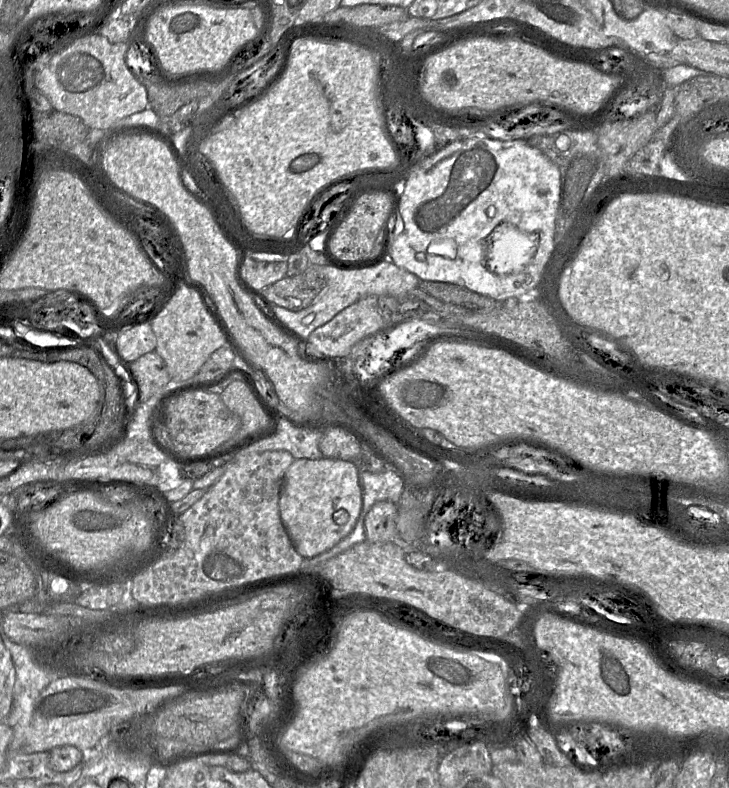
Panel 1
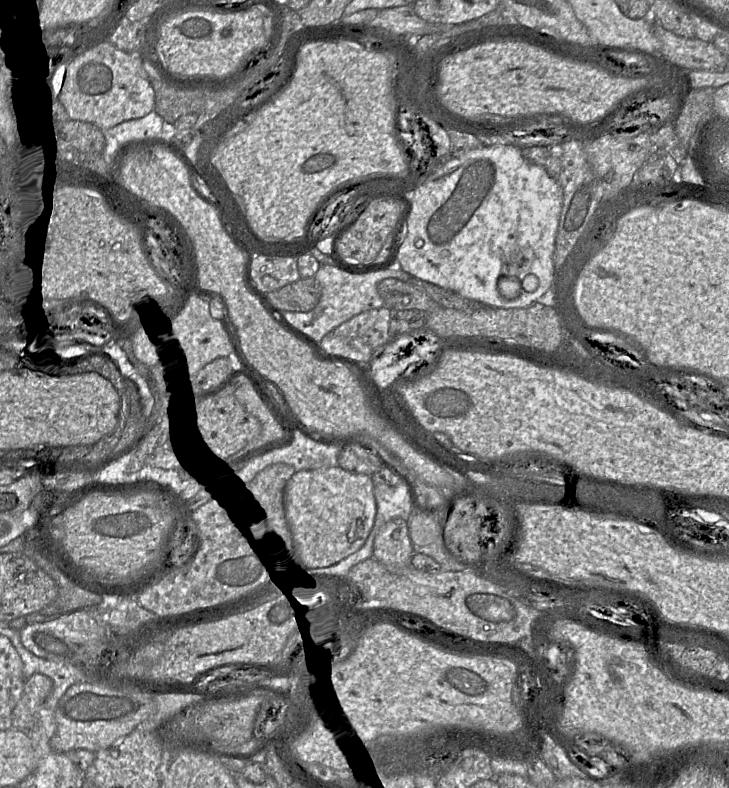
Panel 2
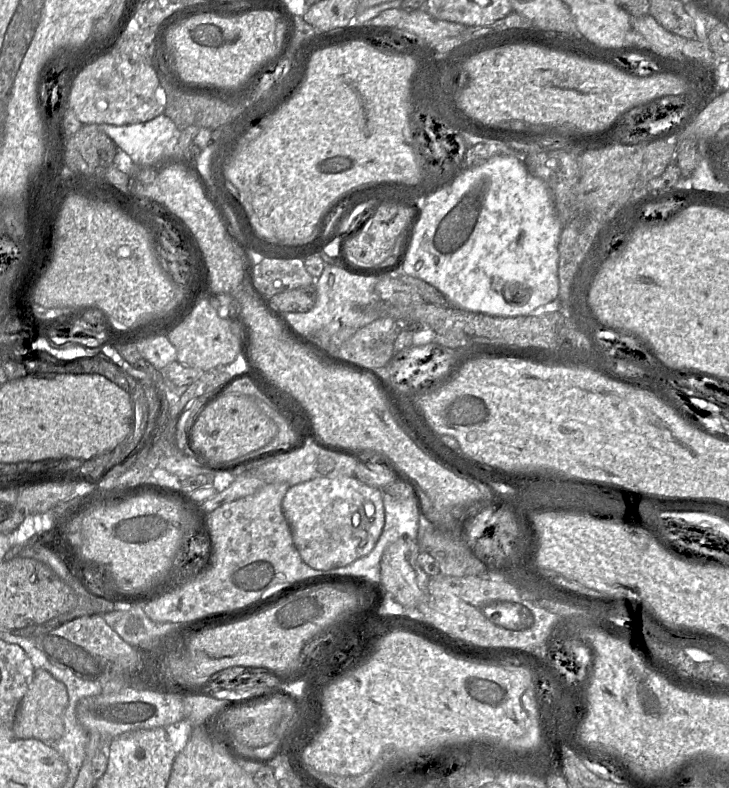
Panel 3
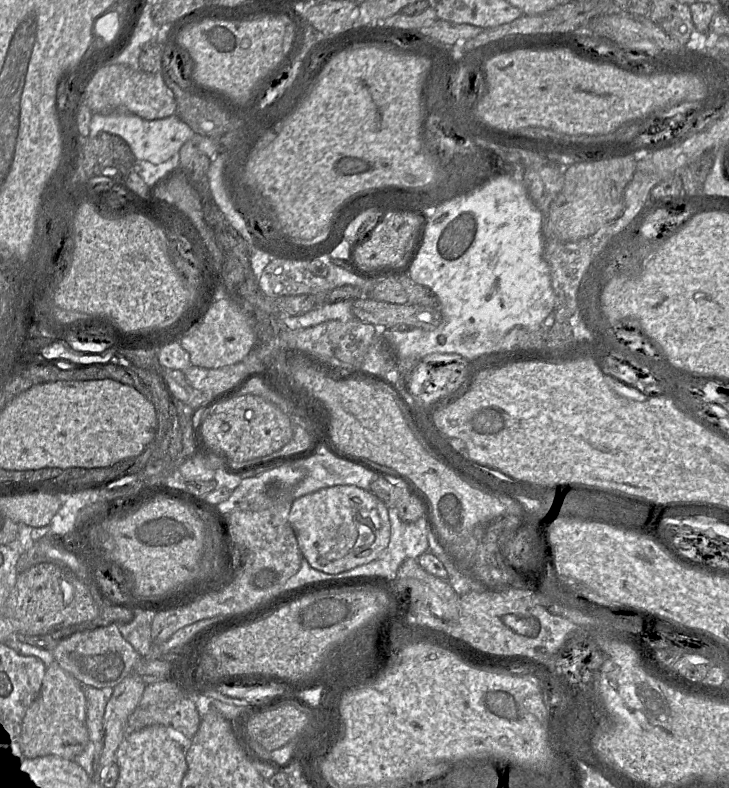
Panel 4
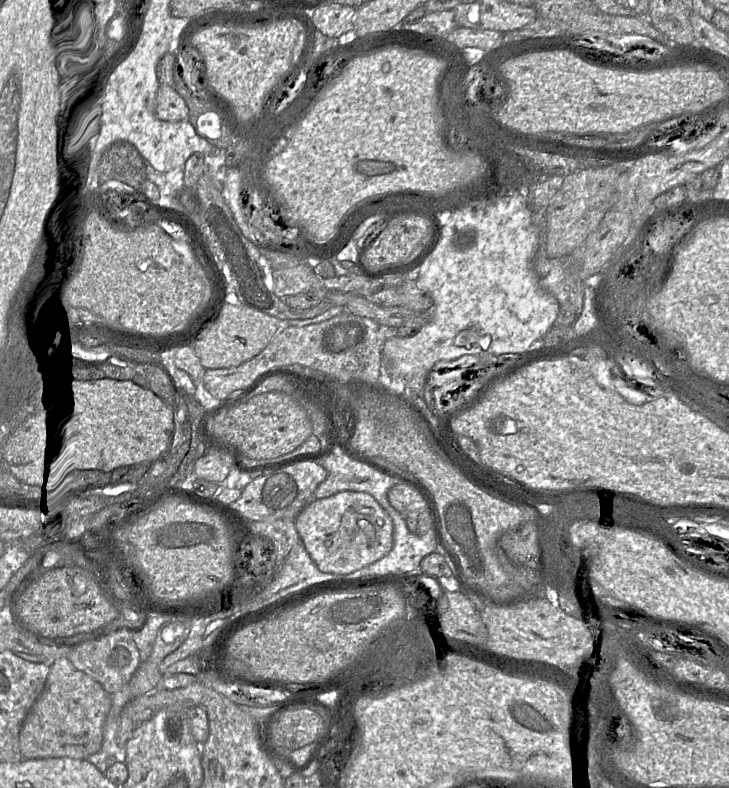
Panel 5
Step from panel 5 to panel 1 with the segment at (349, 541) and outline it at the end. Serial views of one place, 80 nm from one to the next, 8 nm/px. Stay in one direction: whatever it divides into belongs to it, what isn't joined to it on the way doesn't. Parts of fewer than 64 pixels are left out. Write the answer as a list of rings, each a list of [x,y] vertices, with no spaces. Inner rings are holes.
[[[295,459],[287,469],[279,492],[280,520],[297,552],[312,558],[328,551],[354,529],[362,511],[359,469],[351,461]]]

